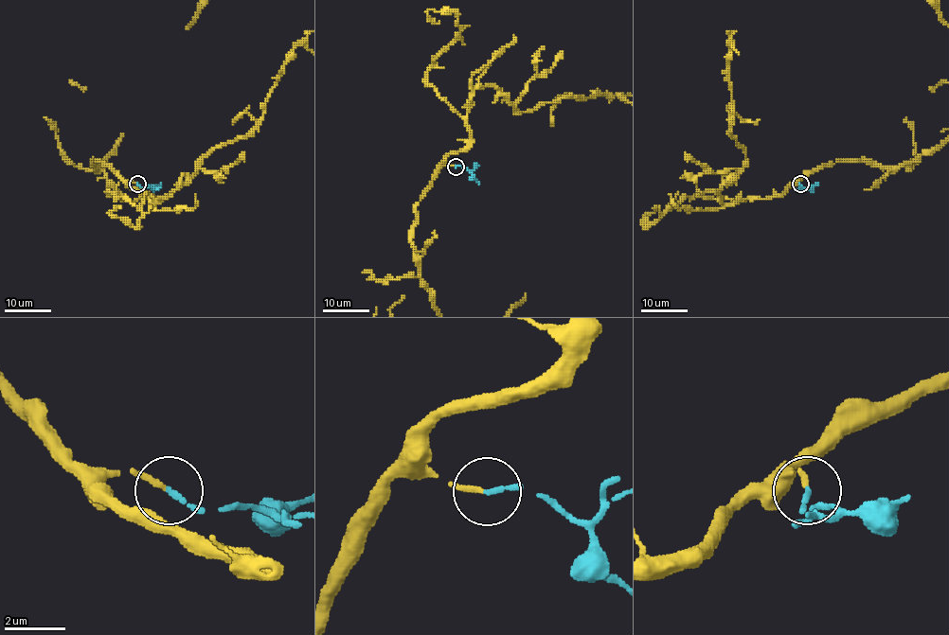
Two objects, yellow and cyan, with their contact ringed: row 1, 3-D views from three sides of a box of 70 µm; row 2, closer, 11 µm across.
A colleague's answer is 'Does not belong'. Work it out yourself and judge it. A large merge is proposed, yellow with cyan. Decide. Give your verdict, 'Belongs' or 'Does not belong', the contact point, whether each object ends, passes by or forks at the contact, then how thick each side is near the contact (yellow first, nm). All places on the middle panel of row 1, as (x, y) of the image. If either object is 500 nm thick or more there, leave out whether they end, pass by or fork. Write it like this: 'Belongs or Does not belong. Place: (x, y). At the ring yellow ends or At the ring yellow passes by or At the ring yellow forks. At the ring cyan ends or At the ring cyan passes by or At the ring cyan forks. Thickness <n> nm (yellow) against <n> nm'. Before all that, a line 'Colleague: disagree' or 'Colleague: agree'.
Colleague: disagree
Belongs. Place: (456, 167). At the ring yellow ends. At the ring cyan ends. Thickness 170 nm (yellow) against 170 nm

